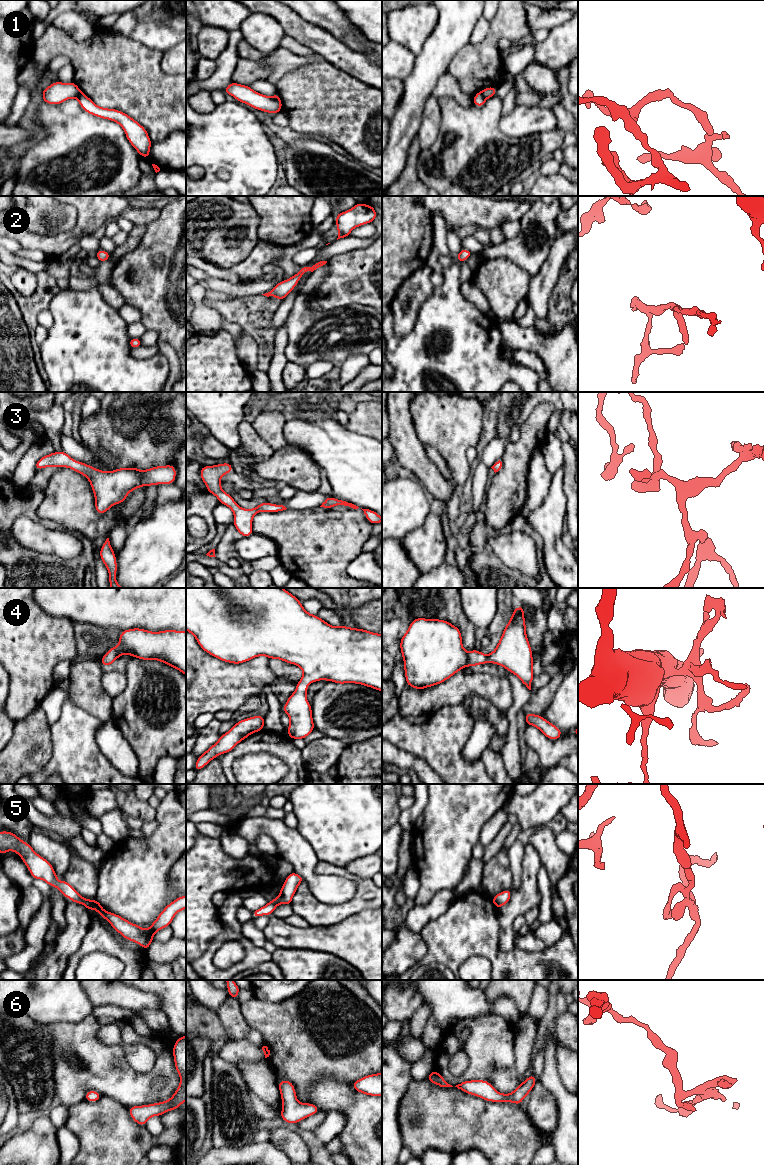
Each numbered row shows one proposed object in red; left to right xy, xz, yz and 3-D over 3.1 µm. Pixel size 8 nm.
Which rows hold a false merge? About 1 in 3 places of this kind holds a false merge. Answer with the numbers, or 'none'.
1

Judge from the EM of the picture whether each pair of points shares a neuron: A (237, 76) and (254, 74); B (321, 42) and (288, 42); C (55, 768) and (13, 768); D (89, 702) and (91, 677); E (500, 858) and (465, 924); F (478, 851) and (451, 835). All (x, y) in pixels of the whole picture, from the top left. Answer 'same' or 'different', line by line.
A: same
B: different
C: different
D: same
E: different
F: different

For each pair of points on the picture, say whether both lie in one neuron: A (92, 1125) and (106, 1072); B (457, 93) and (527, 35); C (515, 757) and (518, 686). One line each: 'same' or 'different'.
A: different
B: different
C: same

